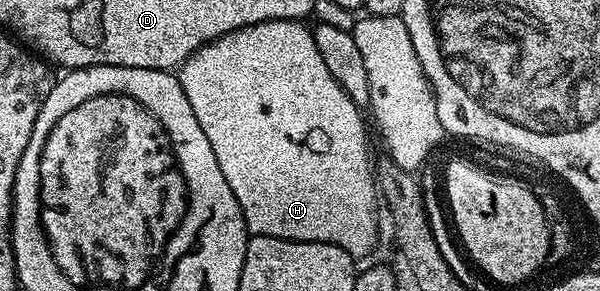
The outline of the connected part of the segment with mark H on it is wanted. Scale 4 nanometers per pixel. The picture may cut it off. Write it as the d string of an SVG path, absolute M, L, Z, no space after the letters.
M298 20L298 21L266 21L266 22L265 22L265 23L257 23L257 24L256 24L256 25L250 25L250 26L249 26L249 27L241 27L241 28L240 28L240 29L238 29L238 30L237 30L237 31L229 31L229 32L228 32L228 33L226 33L226 34L225 34L225 35L221 35L221 36L220 36L220 37L219 37L219 38L218 38L218 39L216 39L216 40L215 40L215 41L208 41L208 42L207 42L207 44L205 44L205 45L202 45L202 46L201 46L201 47L200 47L200 48L199 48L199 50L197 50L197 51L196 51L196 52L195 52L195 53L194 53L194 55L193 55L193 56L191 56L191 57L189 57L189 58L187 58L187 60L186 60L186 61L184 61L184 62L183 62L183 64L182 64L182 65L180 65L180 66L179 66L179 68L178 68L178 70L177 70L177 76L178 76L178 78L179 78L179 82L180 82L180 83L181 83L181 87L182 87L182 88L183 88L183 90L184 90L184 91L185 91L185 96L186 96L186 97L188 97L188 98L189 98L189 107L193 107L193 115L197 115L197 123L201 123L201 131L205 131L205 135L206 135L206 136L207 136L207 138L208 138L208 139L209 139L209 147L213 147L213 155L217 155L217 167L221 167L221 175L225 175L225 183L229 183L229 187L230 187L230 189L232 189L232 191L233 191L233 195L237 195L237 203L238 203L238 204L239 204L239 206L240 206L240 207L241 207L241 211L242 211L242 212L243 212L243 218L244 218L244 219L245 219L245 223L246 223L246 224L247 224L247 231L248 231L248 234L251 234L251 235L254 235L254 236L257 236L257 237L276 237L276 238L277 238L277 239L289 239L289 240L290 240L290 241L328 241L328 243L329 243L329 244L331 244L331 245L336 245L336 246L337 246L337 247L341 247L341 248L342 248L342 249L343 249L343 250L345 250L345 251L346 251L346 253L350 253L350 254L351 254L351 256L352 256L352 257L354 257L354 258L356 258L356 259L362 259L362 257L363 257L363 256L368 256L368 254L370 254L370 253L371 253L371 252L372 252L372 250L371 250L371 249L370 249L370 247L369 247L369 246L367 246L367 241L377 241L377 238L378 238L378 237L379 237L379 236L380 236L380 234L379 234L379 213L378 213L378 211L377 211L377 210L375 210L375 201L376 201L376 205L377 205L377 173L376 173L376 170L375 170L375 169L374 169L374 168L373 168L373 161L372 161L372 165L371 165L371 153L370 153L370 151L369 151L369 150L367 150L367 129L366 129L366 127L365 127L365 126L363 126L363 116L364 116L364 114L363 114L363 113L362 113L362 112L361 112L361 110L359 110L359 109L358 109L358 107L356 107L356 106L355 106L355 104L354 104L354 103L353 103L353 99L351 99L351 98L350 98L350 96L349 96L349 95L348 95L348 94L347 94L347 93L346 93L346 91L344 91L344 90L343 90L343 89L342 89L342 87L341 87L341 84L339 84L339 82L338 82L338 81L337 81L337 79L335 79L335 78L334 78L334 77L333 77L333 75L331 75L331 74L330 74L330 73L329 73L329 70L328 70L328 68L327 68L327 67L325 67L325 62L324 62L324 60L323 60L323 59L321 59L321 54L320 54L320 52L319 52L319 51L317 51L317 44L315 44L315 42L314 42L314 35L313 35L313 33L312 33L312 30L311 30L311 29L310 29L310 28L308 28L308 26L307 26L307 27L305 27L305 26L303 26L303 25L306 25L306 24L304 24L304 22L303 22L303 21L302 21L302 20Z

